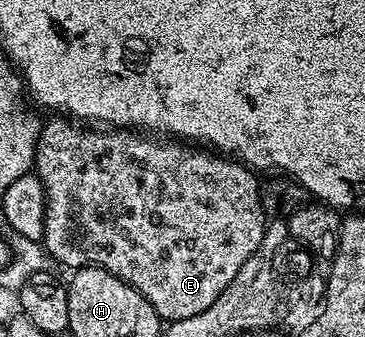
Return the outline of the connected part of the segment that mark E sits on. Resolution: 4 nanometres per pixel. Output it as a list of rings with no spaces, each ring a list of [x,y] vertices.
[[[69,117],[50,119],[53,120],[42,126],[41,136],[37,138],[35,160],[35,174],[41,178],[41,184],[45,187],[43,246],[50,260],[54,264],[62,263],[63,266],[69,267],[68,269],[101,267],[105,271],[109,271],[139,293],[143,293],[143,297],[147,297],[147,301],[163,321],[195,317],[206,311],[231,285],[236,274],[243,269],[243,265],[246,265],[248,259],[256,254],[264,239],[267,216],[261,207],[262,184],[259,182],[258,176],[236,158],[214,153],[201,145],[190,145],[185,141],[162,141],[160,138],[150,137],[137,129],[90,129]]]

